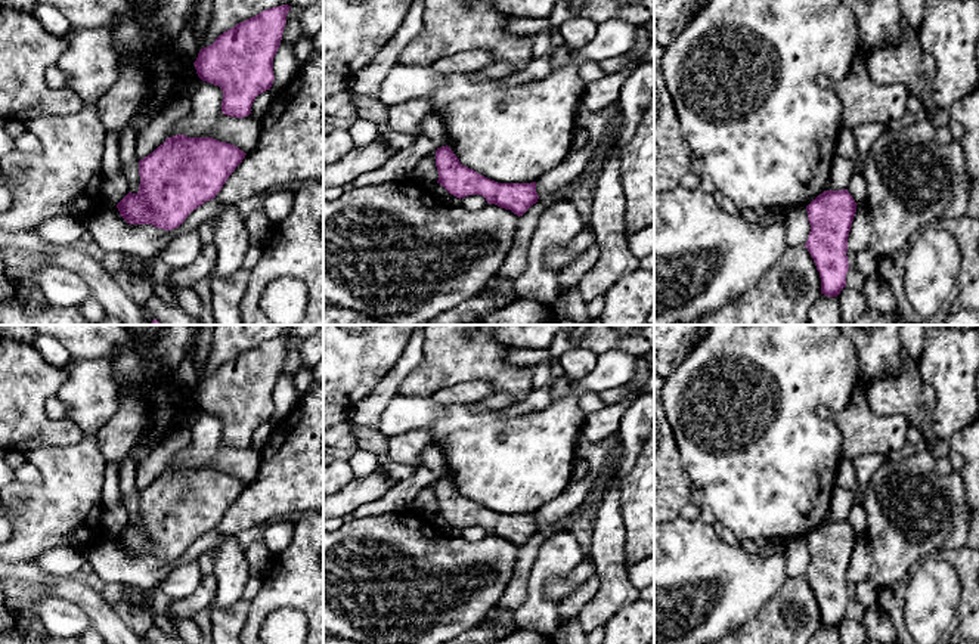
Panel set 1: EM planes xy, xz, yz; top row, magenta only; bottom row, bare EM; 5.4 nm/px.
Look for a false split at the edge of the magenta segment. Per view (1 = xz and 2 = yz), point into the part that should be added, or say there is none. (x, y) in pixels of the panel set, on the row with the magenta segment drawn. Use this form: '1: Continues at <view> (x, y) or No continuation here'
1: No continuation here
2: No continuation here

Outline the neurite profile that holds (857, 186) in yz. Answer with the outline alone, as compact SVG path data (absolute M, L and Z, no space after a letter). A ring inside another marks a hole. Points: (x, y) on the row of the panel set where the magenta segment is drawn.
M853 171L846 189L852 195L852 198L855 199L856 204L865 204L865 201L867 201L867 183L864 180L862 173Z

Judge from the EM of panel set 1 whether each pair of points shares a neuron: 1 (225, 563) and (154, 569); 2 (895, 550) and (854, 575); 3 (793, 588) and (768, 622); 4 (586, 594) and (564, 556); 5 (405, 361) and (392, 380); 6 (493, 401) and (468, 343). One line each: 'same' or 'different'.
1: different
2: different
3: same
4: different
5: same
6: different

